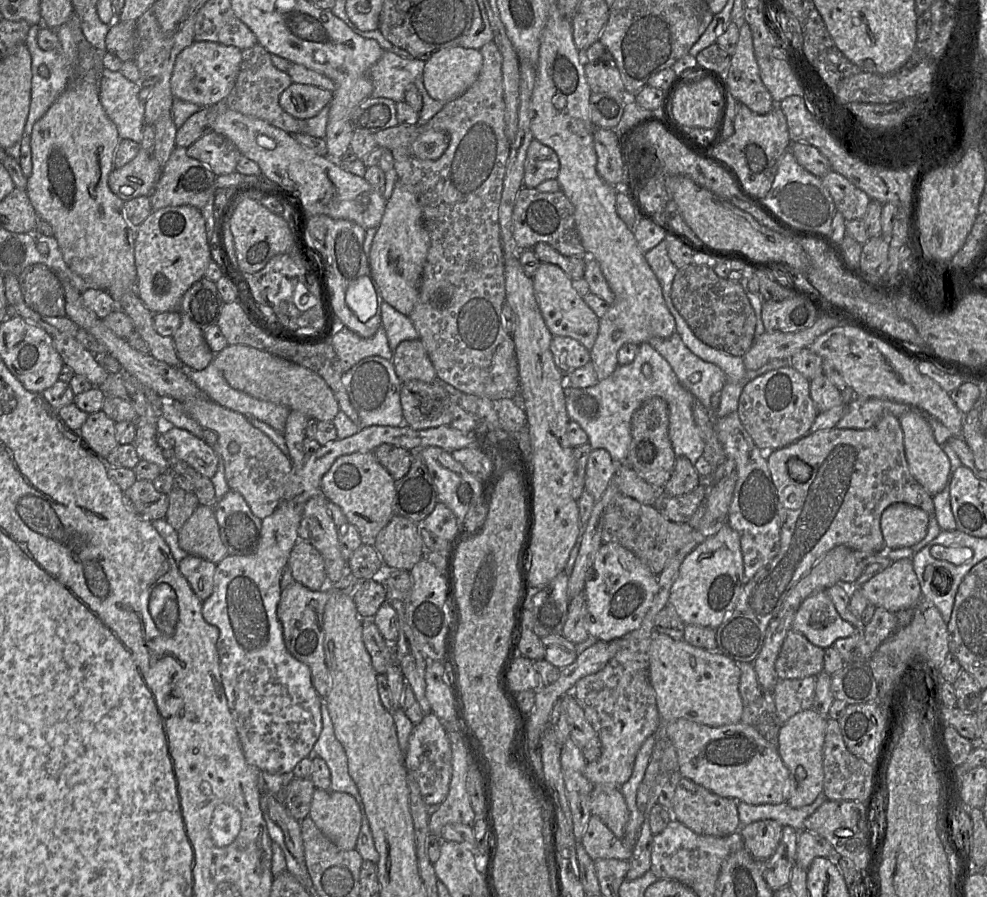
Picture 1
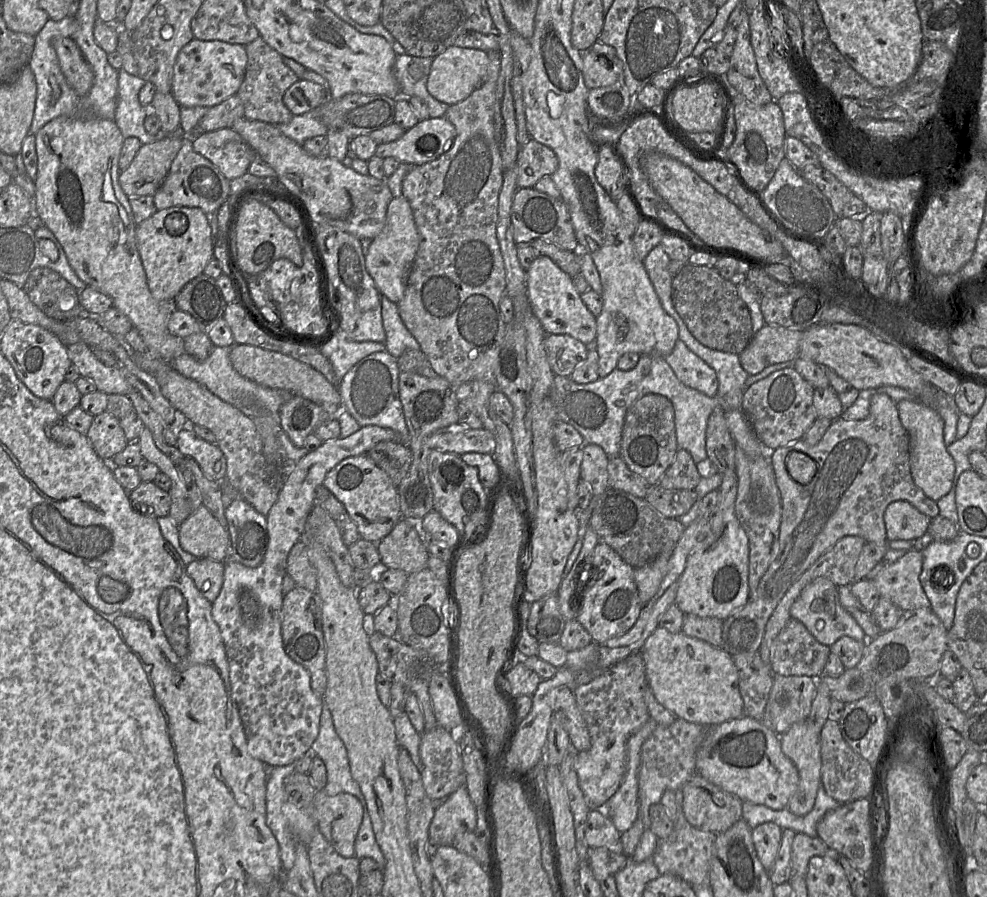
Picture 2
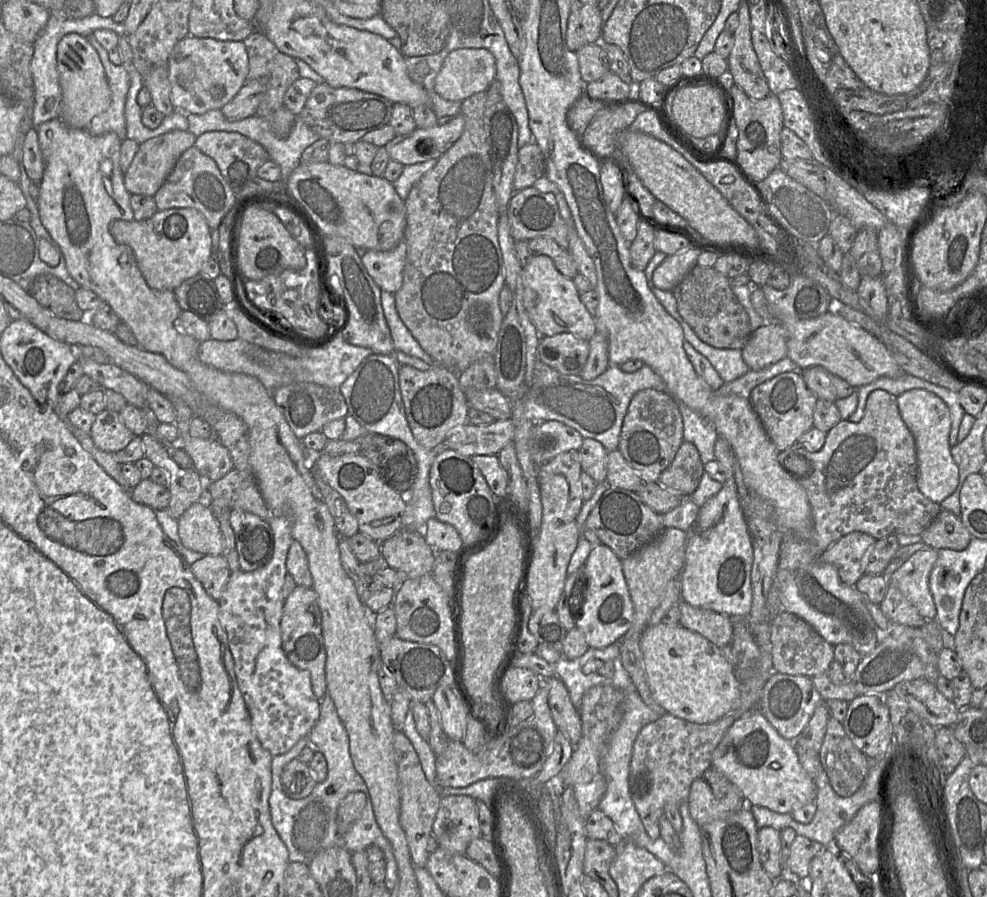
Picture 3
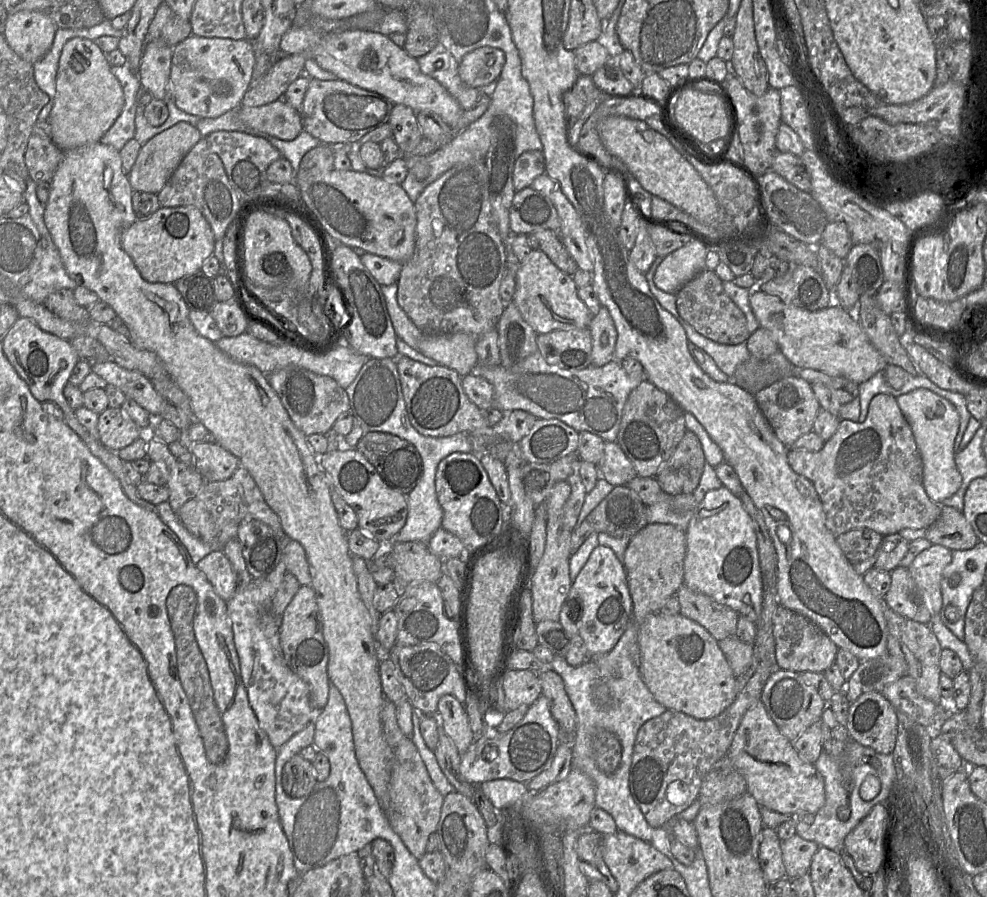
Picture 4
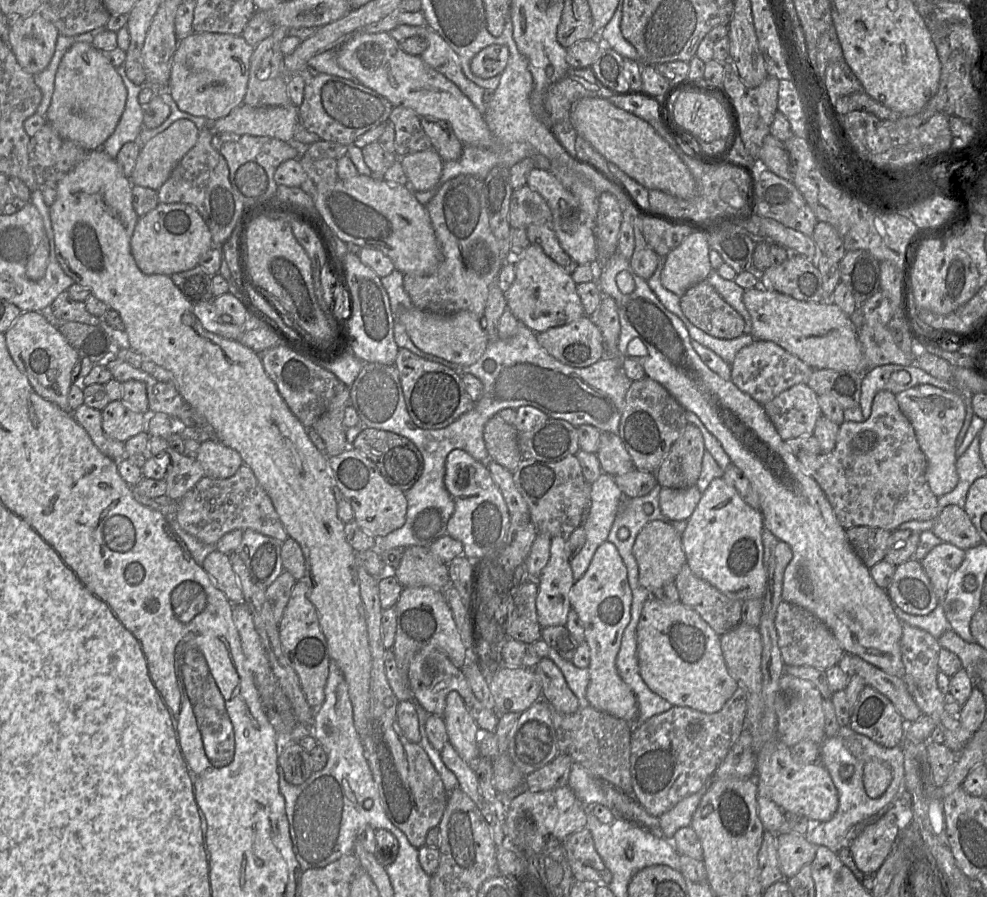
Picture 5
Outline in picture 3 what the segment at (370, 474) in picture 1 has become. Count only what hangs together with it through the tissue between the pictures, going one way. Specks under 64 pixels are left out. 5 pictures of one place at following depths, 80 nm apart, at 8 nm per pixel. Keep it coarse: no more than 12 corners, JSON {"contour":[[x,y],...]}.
{"contour":[[361,454],[314,457],[359,532],[382,543],[403,528],[405,496]]}

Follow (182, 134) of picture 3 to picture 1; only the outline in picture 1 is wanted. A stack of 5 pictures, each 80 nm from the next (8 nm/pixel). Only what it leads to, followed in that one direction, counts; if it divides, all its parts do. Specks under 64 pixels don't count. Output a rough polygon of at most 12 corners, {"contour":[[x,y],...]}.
{"contour":[[153,151],[137,155],[108,178],[123,201],[149,196],[162,167]]}

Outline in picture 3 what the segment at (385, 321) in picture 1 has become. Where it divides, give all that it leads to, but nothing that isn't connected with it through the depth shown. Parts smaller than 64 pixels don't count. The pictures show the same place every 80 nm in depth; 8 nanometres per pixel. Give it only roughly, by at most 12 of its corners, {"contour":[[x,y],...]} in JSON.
{"contour":[[381,291],[381,303],[394,351],[440,366],[401,320],[395,294]]}

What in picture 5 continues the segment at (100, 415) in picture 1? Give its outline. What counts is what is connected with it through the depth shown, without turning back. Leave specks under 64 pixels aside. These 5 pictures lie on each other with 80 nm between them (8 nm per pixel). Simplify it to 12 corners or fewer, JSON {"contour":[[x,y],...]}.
{"contour":[[122,400],[102,410],[108,437],[126,442],[146,431],[149,415]]}

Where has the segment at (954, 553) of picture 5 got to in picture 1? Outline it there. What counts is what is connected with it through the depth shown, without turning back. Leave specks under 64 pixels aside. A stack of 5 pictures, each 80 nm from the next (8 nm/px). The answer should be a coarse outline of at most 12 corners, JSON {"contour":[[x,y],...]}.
{"contour":[[910,558],[859,588],[893,613],[926,603]]}

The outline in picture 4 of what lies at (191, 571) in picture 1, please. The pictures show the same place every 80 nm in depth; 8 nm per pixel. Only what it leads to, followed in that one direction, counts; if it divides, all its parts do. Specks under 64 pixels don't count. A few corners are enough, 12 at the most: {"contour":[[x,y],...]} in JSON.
{"contour":[[222,550],[197,563],[214,591],[228,601],[238,579]]}

